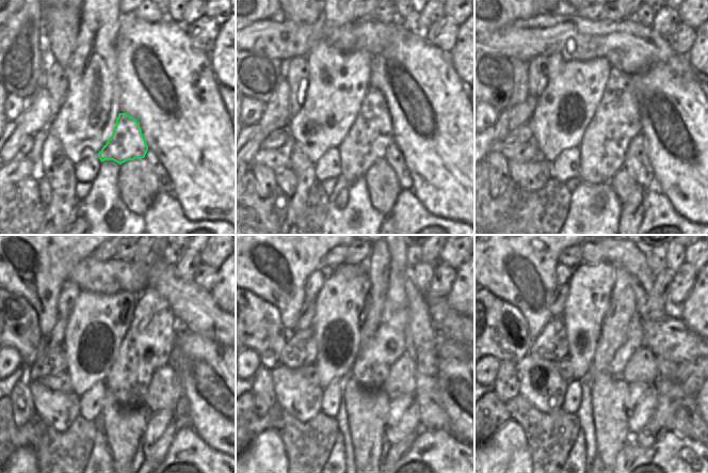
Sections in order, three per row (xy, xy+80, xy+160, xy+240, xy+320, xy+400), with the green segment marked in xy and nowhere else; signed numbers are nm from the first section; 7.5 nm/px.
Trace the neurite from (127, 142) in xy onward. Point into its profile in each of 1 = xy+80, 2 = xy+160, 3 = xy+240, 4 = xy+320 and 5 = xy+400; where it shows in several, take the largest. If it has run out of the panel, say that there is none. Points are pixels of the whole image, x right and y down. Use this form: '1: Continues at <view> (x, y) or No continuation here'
1: Continues at xy+80 (368, 139)
2: Continues at xy+160 (616, 121)
3: Continues at xy+240 (146, 346)
4: Continues at xy+320 (371, 367)
5: Continues at xy+400 (633, 341).

